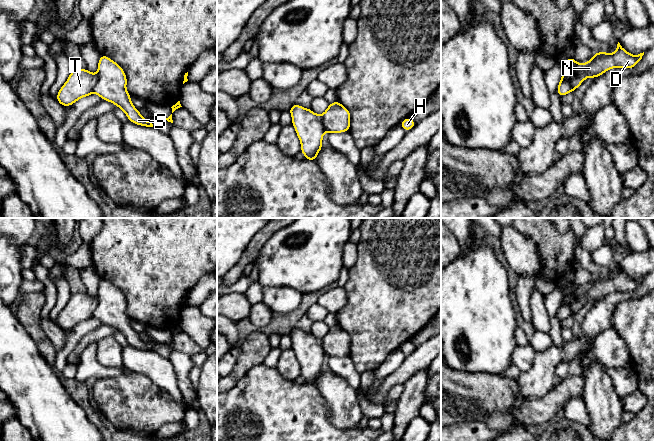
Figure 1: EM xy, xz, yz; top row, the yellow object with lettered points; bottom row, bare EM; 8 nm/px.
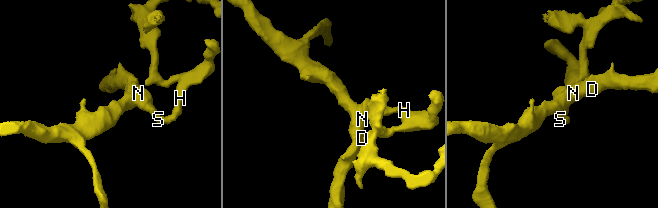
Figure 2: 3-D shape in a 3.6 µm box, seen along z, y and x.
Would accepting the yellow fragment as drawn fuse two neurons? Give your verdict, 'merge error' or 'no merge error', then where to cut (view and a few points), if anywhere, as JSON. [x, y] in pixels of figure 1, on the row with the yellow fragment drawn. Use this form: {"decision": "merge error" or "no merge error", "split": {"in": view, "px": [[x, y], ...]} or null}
{"decision": "merge error", "split": {"in": "yz", "px": [[581, 64], [569, 75], [571, 91]]}}

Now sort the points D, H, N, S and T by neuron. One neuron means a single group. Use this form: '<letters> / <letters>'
D N T / H S

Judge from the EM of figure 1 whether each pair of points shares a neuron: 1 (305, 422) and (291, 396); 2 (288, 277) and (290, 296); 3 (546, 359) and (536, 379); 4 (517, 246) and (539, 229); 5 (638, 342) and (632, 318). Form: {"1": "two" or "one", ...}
{"1": "one", "2": "two", "3": "one", "4": "two", "5": "one"}

